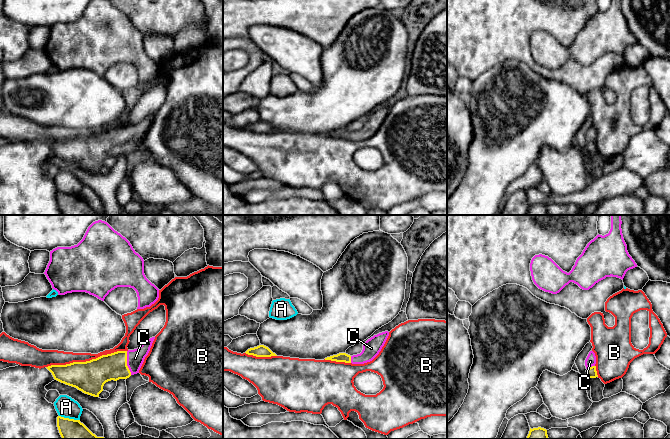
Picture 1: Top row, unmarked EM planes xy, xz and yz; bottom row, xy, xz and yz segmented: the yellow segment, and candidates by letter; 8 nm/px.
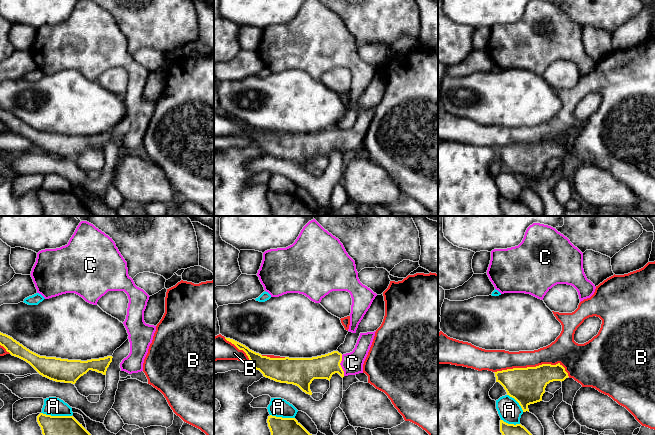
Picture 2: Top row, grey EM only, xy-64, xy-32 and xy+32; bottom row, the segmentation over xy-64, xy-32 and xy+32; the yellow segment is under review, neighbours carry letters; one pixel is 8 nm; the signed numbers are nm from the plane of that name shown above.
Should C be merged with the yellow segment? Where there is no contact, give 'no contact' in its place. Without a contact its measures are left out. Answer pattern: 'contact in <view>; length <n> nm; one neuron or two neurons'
contact in xy; length 200 nm; one neuron

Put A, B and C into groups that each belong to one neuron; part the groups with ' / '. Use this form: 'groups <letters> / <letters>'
groups A / B / C

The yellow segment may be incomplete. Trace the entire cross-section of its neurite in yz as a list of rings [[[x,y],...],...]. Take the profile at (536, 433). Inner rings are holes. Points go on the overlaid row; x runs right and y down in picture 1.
[[[541,427],[530,428],[527,439],[549,439],[547,435],[547,430]]]

